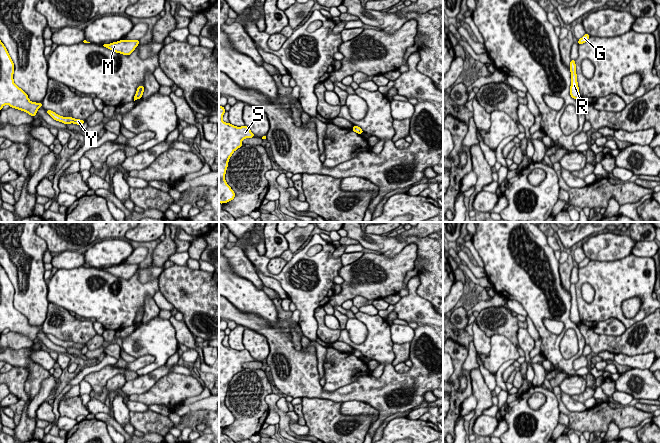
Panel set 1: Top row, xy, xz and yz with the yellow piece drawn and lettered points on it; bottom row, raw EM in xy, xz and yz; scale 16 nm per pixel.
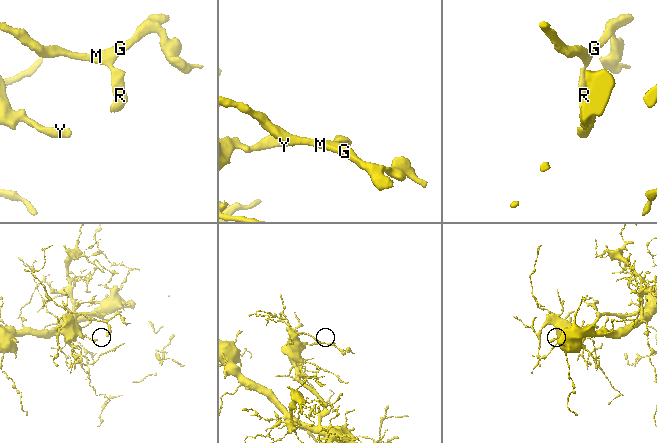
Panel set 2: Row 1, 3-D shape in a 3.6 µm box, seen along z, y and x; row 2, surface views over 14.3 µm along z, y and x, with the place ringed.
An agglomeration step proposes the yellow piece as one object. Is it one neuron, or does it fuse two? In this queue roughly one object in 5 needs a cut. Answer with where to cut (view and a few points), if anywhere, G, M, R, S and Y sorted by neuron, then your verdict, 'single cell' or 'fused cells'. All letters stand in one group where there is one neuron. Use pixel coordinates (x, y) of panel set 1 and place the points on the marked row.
no cut | G M R S Y | single cell

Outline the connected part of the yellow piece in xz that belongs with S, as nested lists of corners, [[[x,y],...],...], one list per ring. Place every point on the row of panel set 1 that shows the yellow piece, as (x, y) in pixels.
[[[219,106],[219,203],[221,204],[227,203],[235,197],[234,191],[225,181],[229,158],[243,145],[243,139],[255,137],[246,125],[237,127],[225,123],[222,120],[224,113],[225,108]]]

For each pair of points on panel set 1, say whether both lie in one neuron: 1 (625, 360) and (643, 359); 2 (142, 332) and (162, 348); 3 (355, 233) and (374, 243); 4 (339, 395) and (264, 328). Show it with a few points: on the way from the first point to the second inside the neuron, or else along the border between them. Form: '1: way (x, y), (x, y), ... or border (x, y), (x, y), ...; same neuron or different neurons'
1: way (629, 360), (639, 360); same neuron
2: way (147, 335), (157, 343); same neuron
3: way (360, 236), (369, 241); same neuron
4: way (318, 391), (283, 356), (282, 349); same neuron

